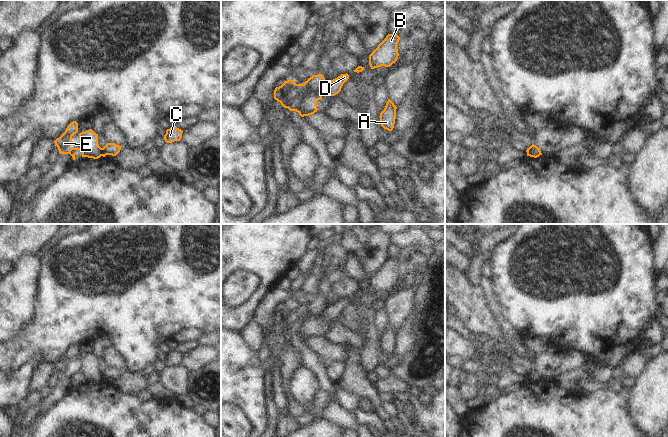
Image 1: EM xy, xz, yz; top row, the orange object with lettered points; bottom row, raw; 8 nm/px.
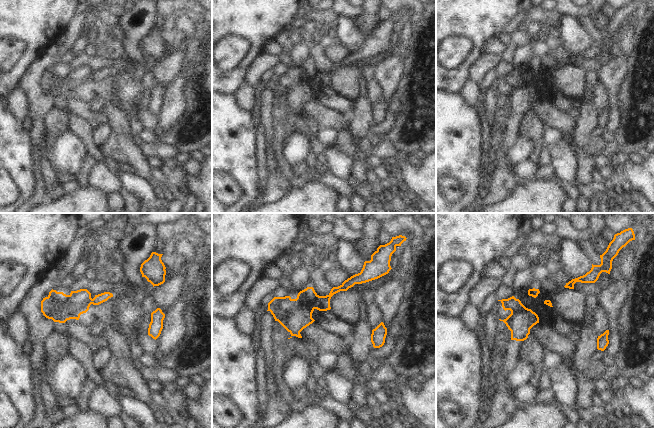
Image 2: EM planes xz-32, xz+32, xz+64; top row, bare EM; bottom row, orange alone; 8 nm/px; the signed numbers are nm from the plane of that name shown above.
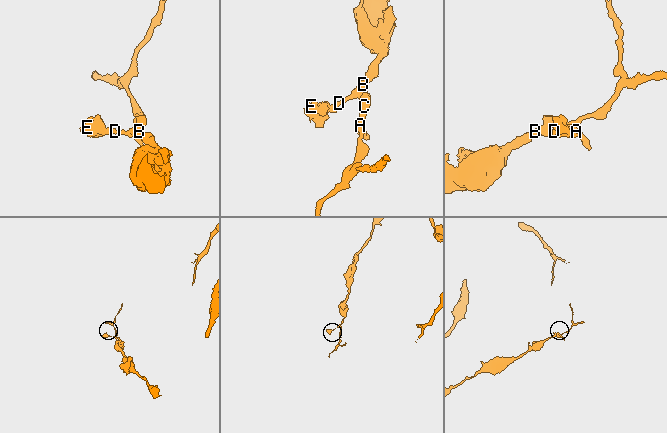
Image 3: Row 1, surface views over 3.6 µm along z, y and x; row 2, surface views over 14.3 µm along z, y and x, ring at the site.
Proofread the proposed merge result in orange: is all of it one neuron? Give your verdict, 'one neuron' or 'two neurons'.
two neurons

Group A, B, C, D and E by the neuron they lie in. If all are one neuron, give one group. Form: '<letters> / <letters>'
A B C D / E

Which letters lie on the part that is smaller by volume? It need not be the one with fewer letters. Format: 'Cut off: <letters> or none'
Cut off: E.

